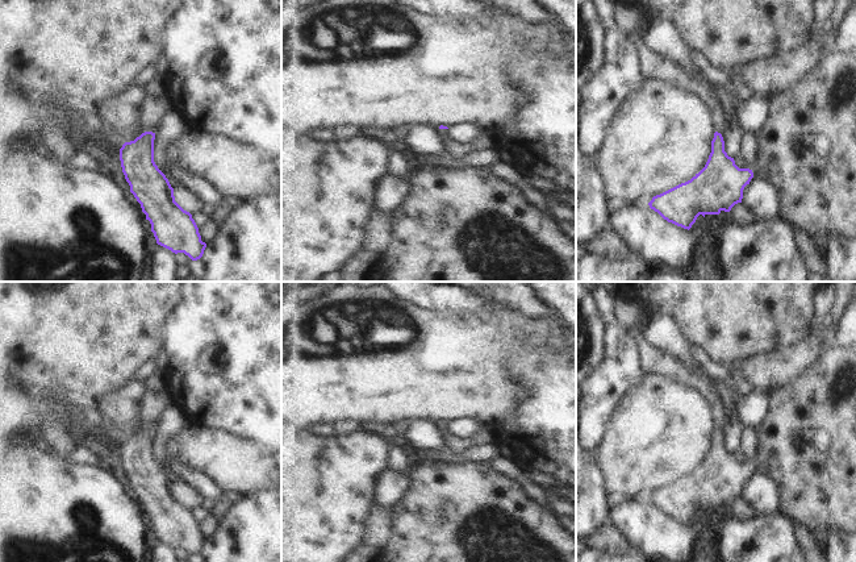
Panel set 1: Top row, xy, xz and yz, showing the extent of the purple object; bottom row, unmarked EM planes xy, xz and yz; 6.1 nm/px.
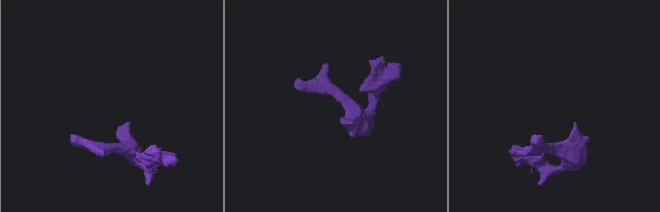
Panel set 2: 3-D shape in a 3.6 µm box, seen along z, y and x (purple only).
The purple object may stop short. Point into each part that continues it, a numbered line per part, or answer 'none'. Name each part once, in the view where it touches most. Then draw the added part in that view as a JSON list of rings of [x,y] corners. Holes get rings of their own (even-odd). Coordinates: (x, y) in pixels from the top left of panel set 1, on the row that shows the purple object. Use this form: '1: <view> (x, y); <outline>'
1: xy (153, 109); [[[146,96],[141,107],[141,134],[153,132],[164,113],[171,109],[172,103],[168,97],[155,99],[153,96]]]

